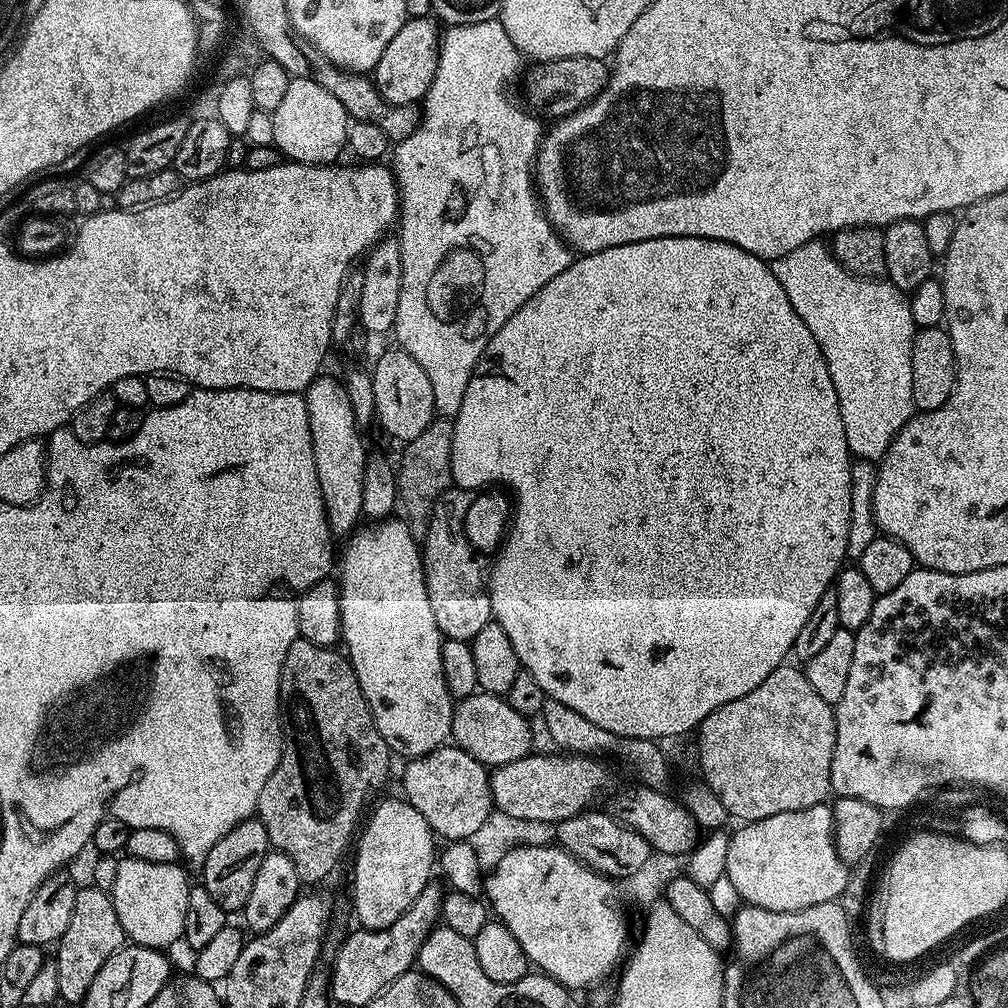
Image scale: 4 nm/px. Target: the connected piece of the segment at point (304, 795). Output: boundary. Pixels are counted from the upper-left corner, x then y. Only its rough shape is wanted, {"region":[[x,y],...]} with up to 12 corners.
{"region":[[335,647],[282,666],[256,816],[301,885],[349,851],[390,753]]}

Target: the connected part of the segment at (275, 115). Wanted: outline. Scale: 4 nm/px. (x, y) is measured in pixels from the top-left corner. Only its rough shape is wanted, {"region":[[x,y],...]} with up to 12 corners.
{"region":[[311,76],[292,78],[271,113],[274,147],[298,164],[331,164],[349,114]]}

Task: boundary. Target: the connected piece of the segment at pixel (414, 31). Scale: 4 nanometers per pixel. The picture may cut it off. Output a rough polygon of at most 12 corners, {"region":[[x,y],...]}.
{"region":[[408,19],[375,66],[391,104],[419,105],[436,78],[441,25]]}

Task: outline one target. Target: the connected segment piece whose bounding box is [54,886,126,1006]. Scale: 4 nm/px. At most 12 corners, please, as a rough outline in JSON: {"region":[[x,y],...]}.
{"region":[[77,887],[55,945],[59,999],[83,1000],[126,937],[105,889]]}

